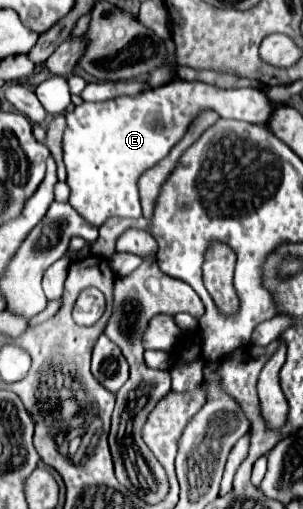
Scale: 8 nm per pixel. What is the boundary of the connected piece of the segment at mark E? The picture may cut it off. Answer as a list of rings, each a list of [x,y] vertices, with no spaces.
[[[172,80],[160,88],[142,92],[138,96],[120,96],[104,102],[82,102],[72,112],[66,112],[66,132],[64,132],[64,164],[66,164],[66,184],[70,186],[70,206],[90,224],[102,226],[110,216],[120,218],[140,218],[142,206],[138,198],[136,180],[144,170],[162,160],[170,148],[182,138],[186,126],[192,122],[194,114],[202,110],[216,110],[222,118],[244,120],[250,124],[266,124],[272,116],[272,104],[260,88],[238,88],[222,90],[204,82]]]

